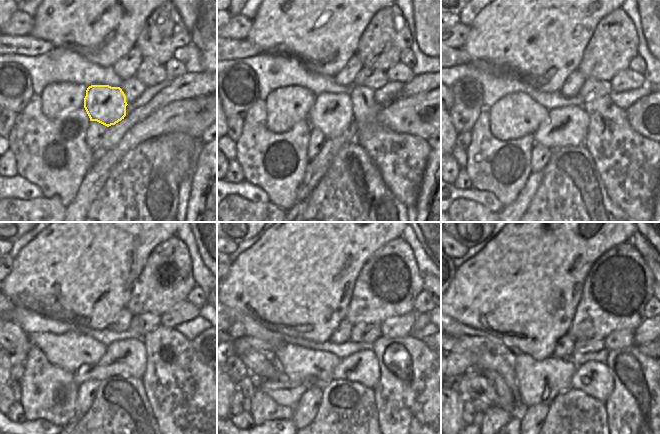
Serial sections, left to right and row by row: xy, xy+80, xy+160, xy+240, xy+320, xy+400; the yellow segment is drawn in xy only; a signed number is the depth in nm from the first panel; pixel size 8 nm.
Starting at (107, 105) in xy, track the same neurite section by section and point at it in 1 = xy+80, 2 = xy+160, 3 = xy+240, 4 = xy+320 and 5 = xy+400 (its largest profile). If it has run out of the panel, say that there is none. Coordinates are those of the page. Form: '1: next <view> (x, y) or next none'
1: next xy+80 (331, 113)
2: next xy+160 (567, 126)
3: next xy+240 (126, 357)
4: next xy+320 (362, 366)
5: next xy+400 (593, 378)

